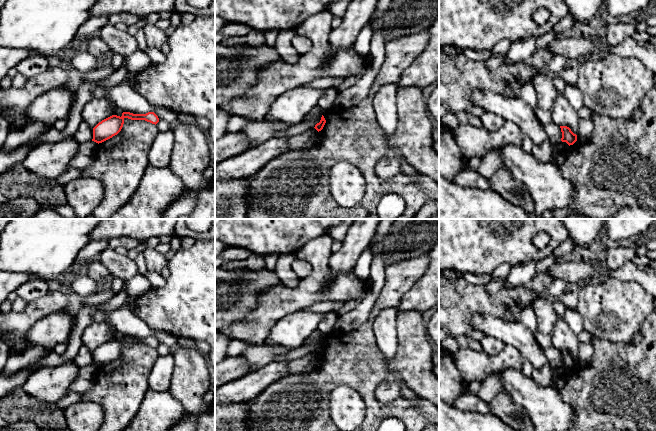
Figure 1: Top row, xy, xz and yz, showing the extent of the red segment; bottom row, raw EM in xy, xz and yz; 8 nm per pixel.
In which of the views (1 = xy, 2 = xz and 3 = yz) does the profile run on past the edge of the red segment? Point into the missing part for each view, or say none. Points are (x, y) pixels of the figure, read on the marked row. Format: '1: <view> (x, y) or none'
1: none
2: none
3: none

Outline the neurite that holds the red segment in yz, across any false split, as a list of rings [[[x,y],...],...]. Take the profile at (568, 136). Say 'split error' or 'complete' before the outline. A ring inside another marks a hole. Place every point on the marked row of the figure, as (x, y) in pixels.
complete; [[[560,126],[562,132],[562,142],[566,142],[569,146],[577,141],[577,135],[574,134],[567,126]]]

